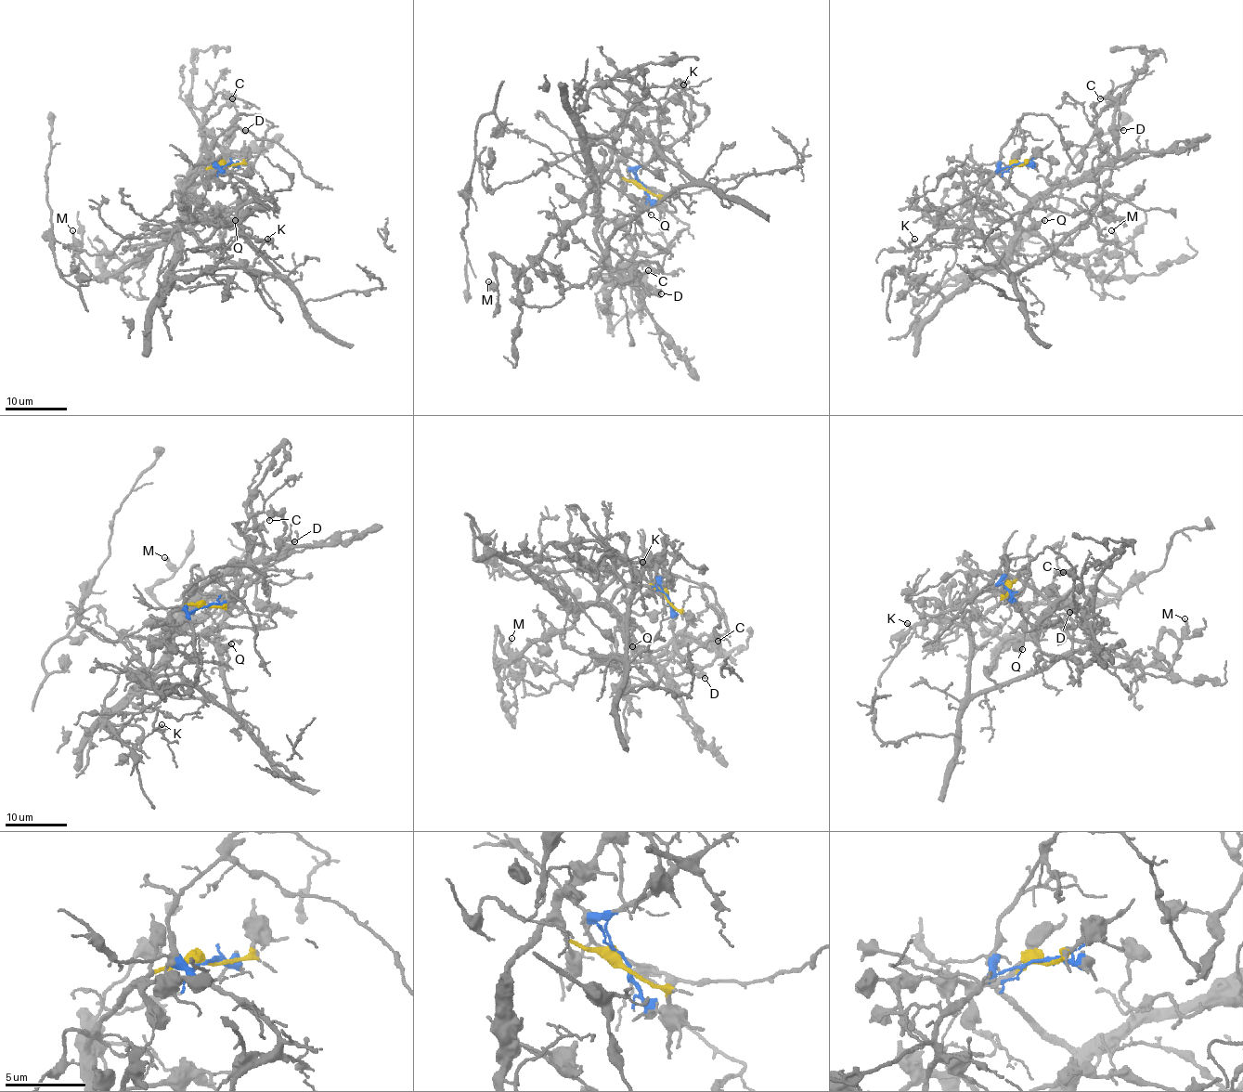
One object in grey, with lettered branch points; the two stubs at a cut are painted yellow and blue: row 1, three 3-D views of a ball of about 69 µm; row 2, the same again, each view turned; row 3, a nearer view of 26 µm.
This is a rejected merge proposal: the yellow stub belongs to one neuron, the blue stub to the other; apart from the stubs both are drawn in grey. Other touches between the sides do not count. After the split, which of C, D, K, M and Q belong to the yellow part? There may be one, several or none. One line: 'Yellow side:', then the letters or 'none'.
Yellow side: C, D, M, Q

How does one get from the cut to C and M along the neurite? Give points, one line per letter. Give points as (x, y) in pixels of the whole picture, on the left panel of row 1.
C: (226, 165), (212, 165), (199, 173), (180, 198), (180, 187), (224, 154), (235, 122), (232, 98)
M: (226, 165), (198, 175), (184, 189), (180, 221), (168, 238), (113, 275), (95, 277), (80, 258), (71, 230)

